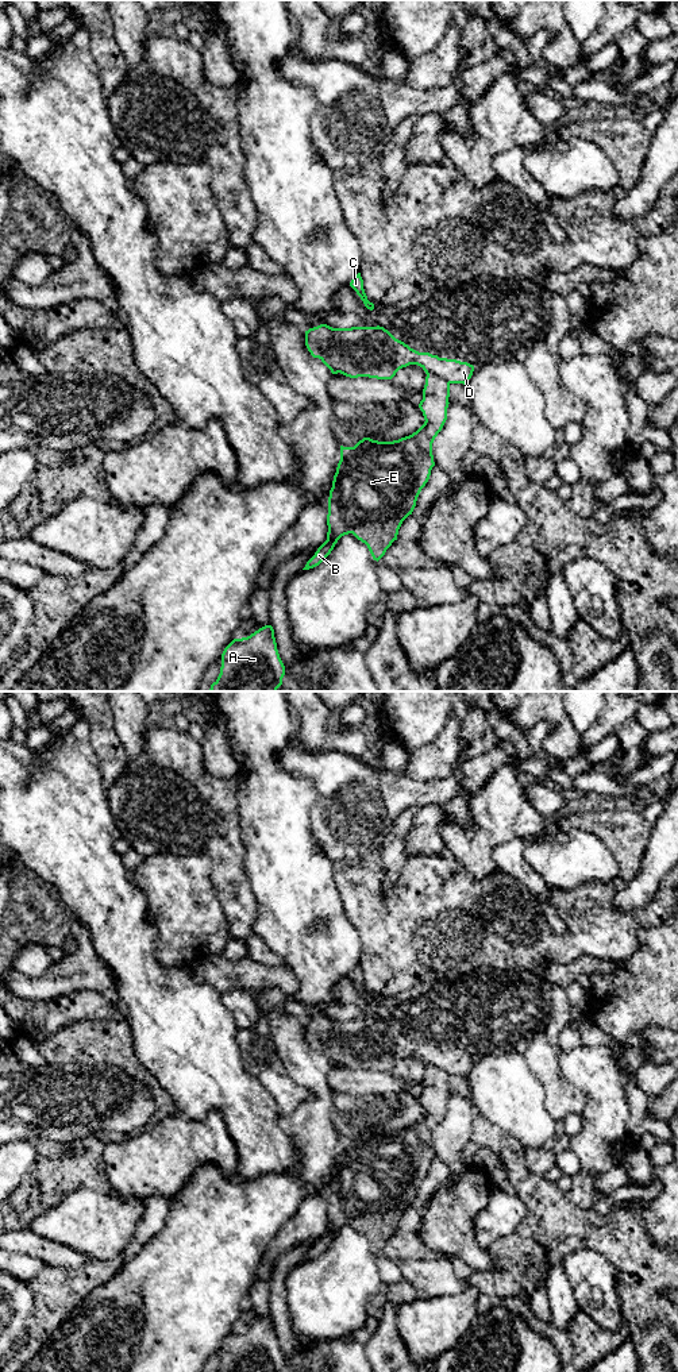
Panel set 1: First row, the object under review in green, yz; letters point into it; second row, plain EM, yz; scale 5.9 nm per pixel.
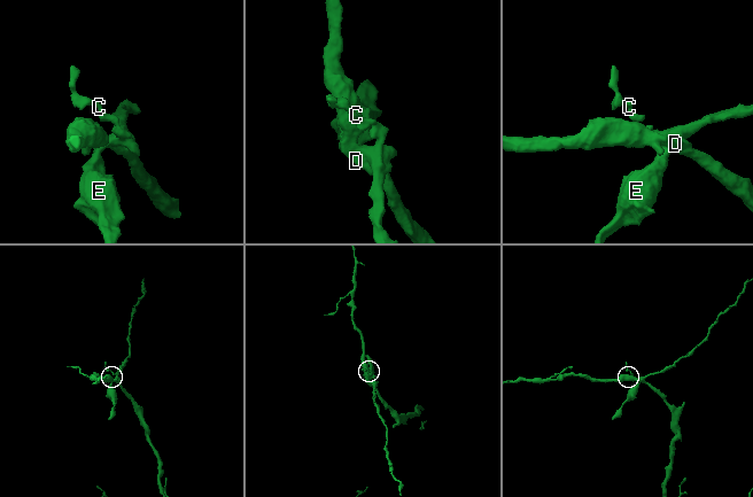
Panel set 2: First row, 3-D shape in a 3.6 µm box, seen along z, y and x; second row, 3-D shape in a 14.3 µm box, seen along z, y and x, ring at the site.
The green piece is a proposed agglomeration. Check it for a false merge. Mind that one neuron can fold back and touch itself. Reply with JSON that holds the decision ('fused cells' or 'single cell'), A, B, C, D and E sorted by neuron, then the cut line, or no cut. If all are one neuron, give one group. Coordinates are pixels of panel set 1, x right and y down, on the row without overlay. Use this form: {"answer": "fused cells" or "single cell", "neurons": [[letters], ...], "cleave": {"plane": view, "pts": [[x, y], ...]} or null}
{"answer": "fused cells", "neurons": [["A", "B", "C", "E"], ["D"]], "cleave": {"plane": "yz", "pts": [[427, 1064], [435, 1064], [449, 1075]]}}

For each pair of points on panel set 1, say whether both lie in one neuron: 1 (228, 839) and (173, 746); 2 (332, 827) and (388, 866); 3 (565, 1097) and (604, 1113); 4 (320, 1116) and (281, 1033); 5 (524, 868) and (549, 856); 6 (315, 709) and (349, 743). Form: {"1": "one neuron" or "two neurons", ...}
{"1": "one neuron", "2": "two neurons", "3": "two neurons", "4": "one neuron", "5": "two neurons", "6": "one neuron"}

